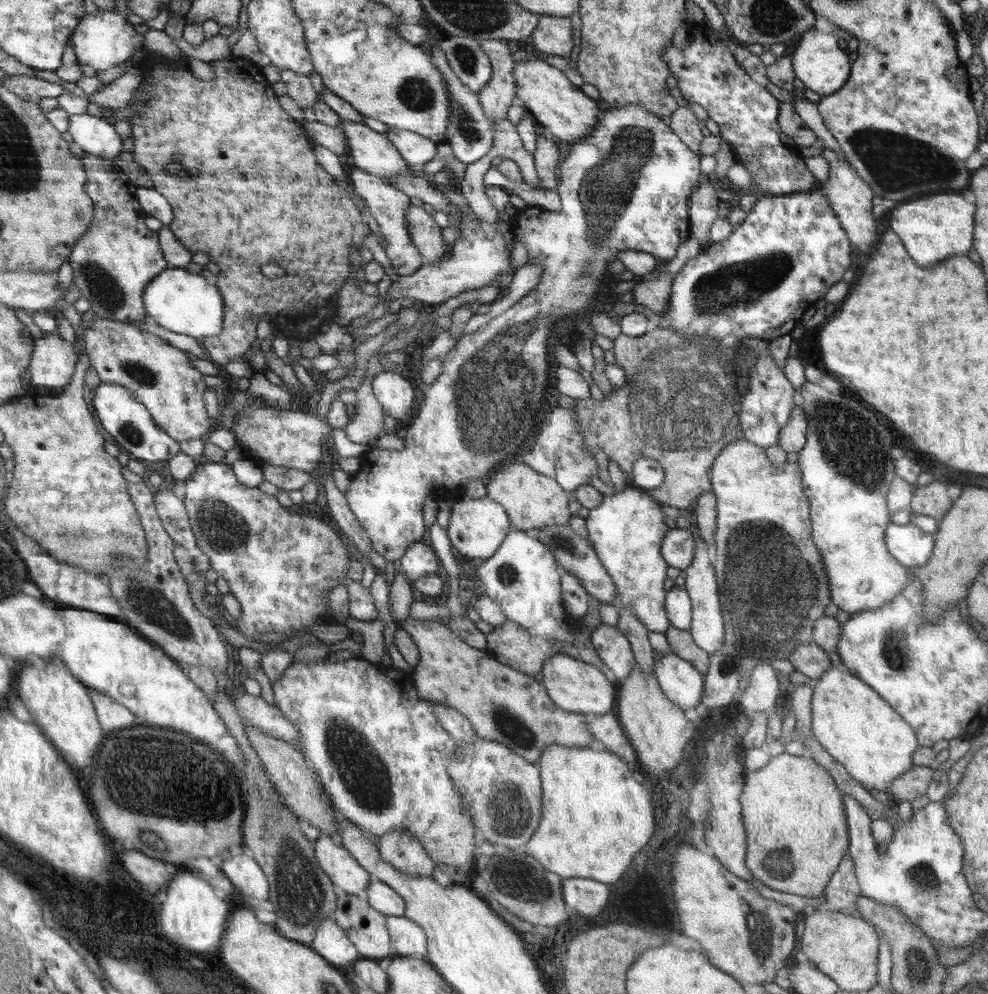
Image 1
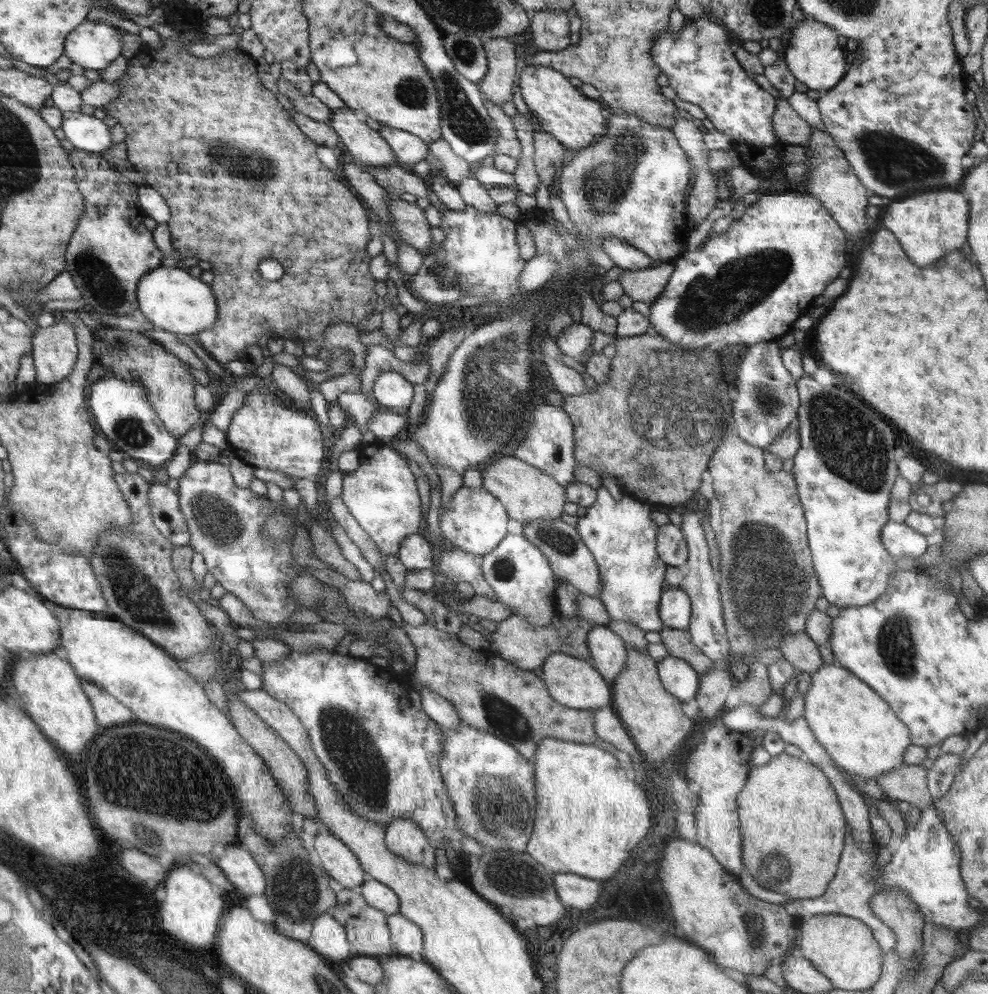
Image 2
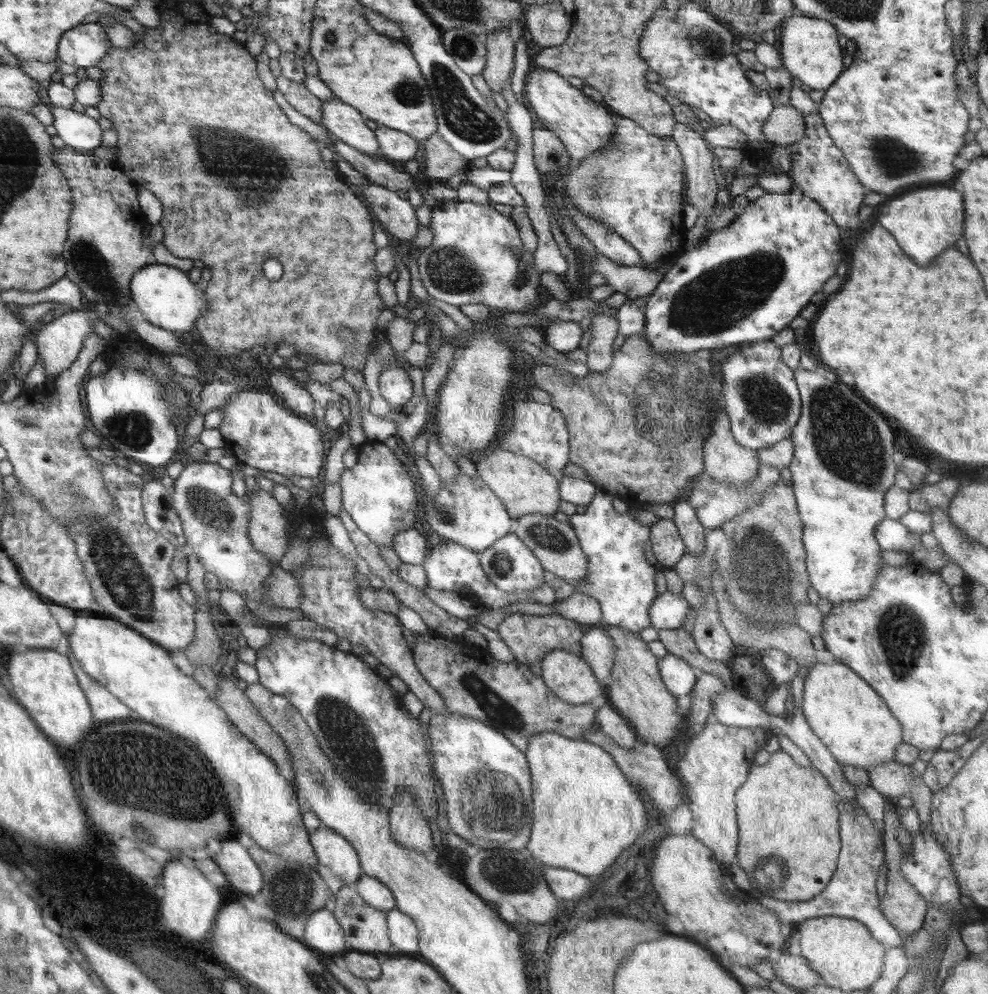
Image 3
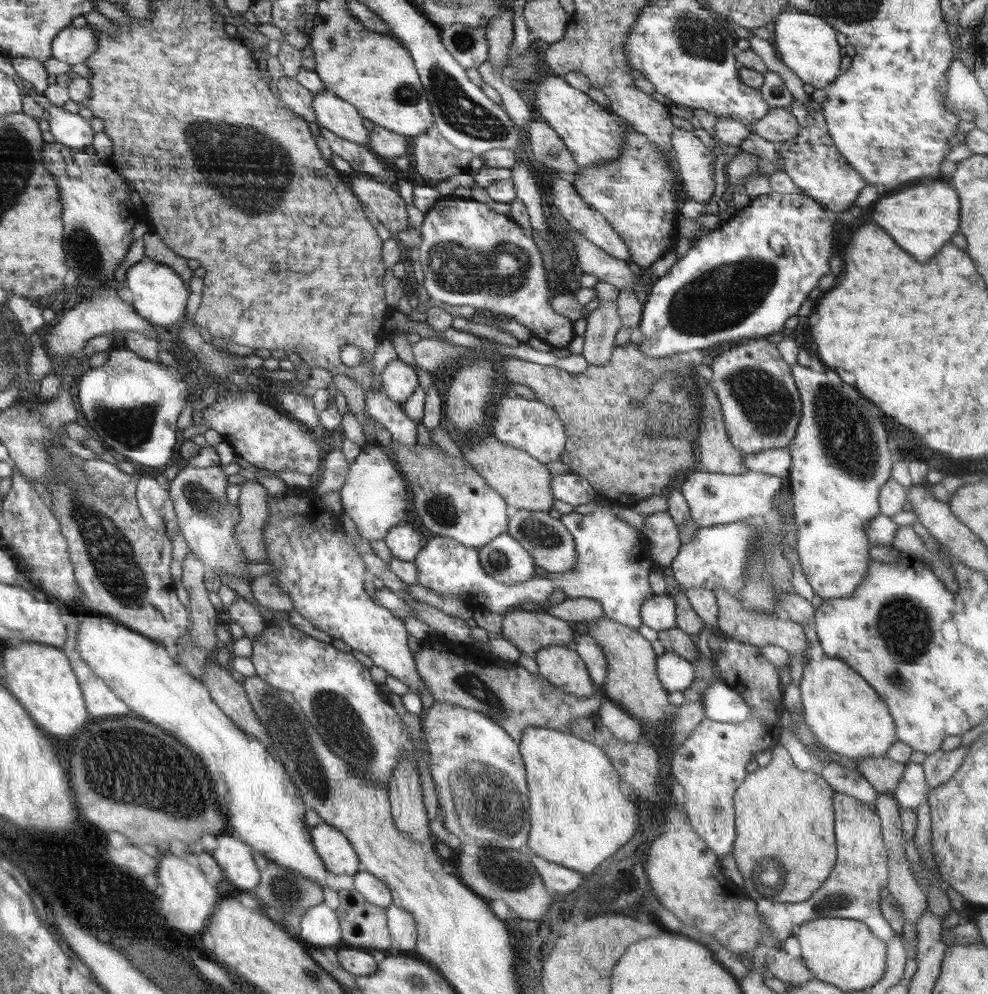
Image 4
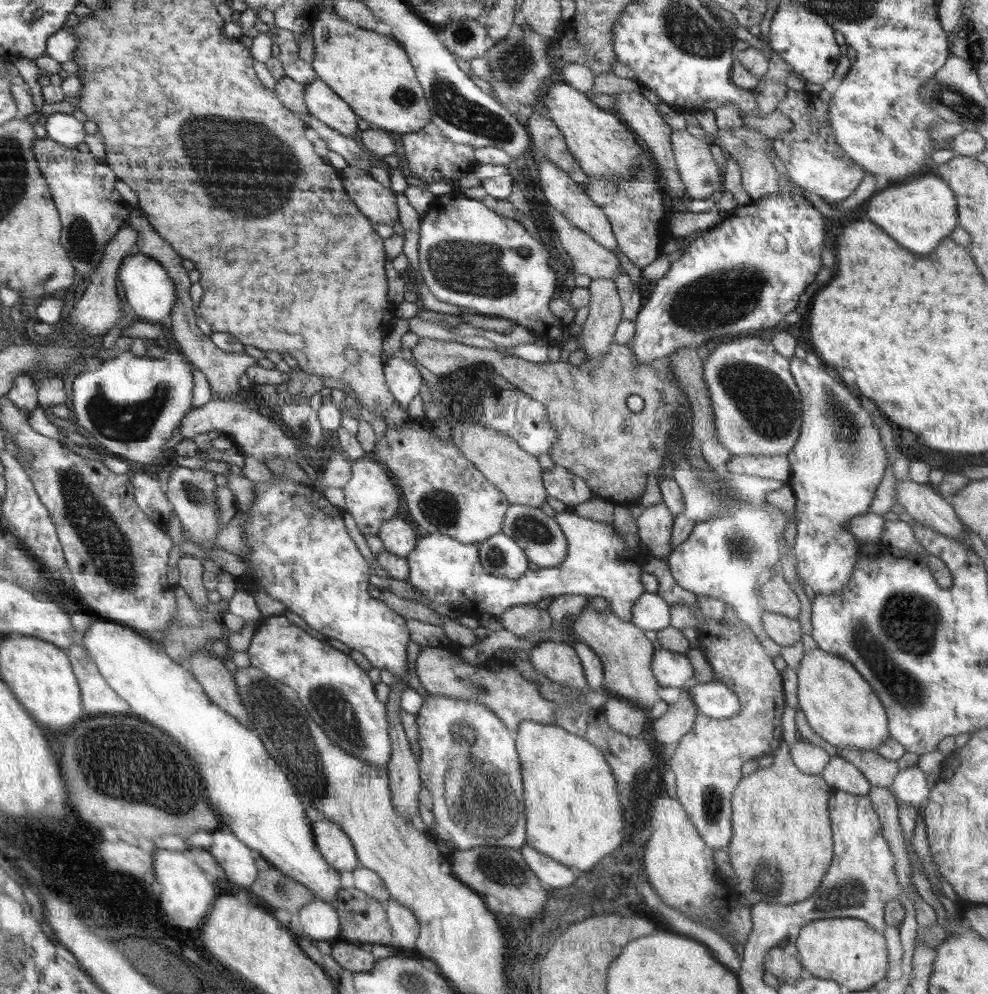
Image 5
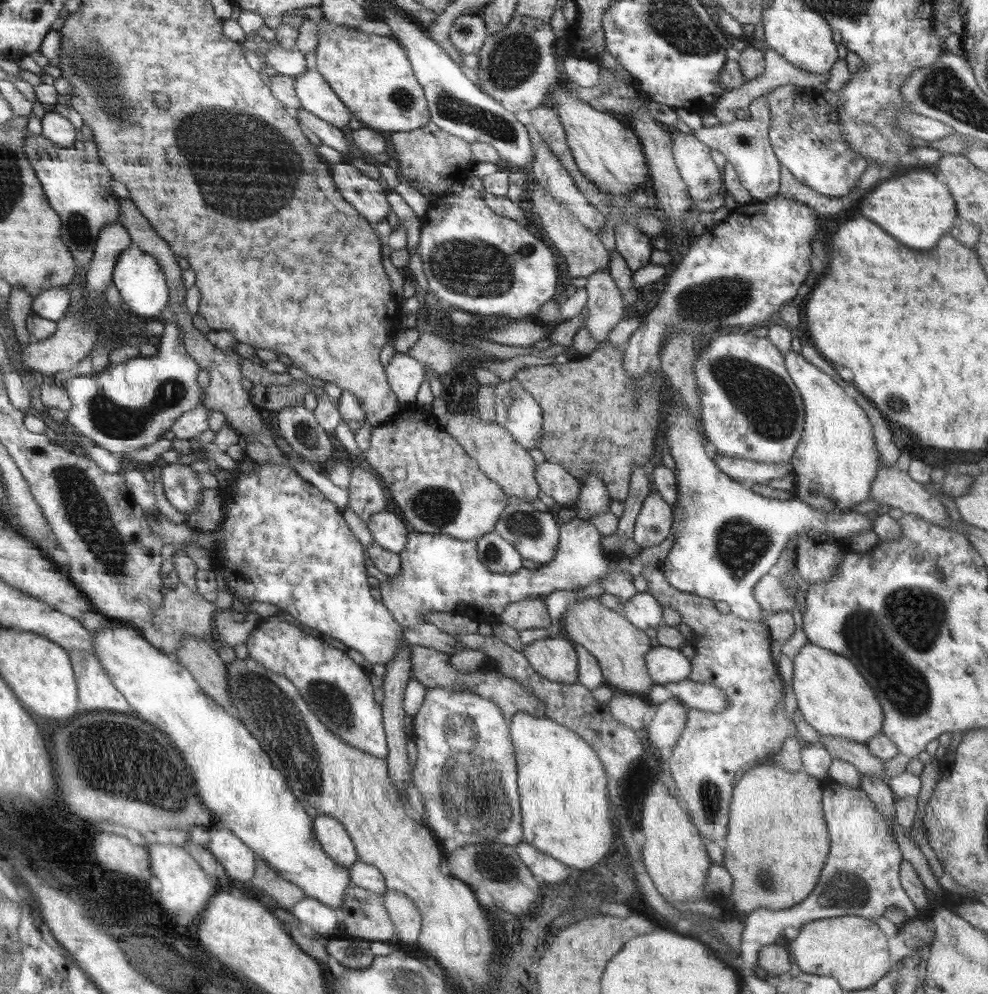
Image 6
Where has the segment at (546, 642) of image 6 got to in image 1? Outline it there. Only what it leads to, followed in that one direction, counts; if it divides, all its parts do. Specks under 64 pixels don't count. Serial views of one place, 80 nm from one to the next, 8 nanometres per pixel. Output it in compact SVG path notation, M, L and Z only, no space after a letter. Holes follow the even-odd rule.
M557 653L545 660L541 671L541 683L548 689L553 700L568 712L605 715L614 711L617 704L618 683L608 681L606 676L593 665Z

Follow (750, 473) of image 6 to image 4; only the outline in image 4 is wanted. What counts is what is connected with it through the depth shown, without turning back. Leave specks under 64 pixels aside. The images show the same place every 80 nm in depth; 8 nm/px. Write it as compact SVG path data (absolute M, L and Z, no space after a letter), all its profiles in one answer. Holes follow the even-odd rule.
M786 447L746 455L746 462L743 462L743 465L748 471L778 476L782 479L789 476L791 461L789 447Z

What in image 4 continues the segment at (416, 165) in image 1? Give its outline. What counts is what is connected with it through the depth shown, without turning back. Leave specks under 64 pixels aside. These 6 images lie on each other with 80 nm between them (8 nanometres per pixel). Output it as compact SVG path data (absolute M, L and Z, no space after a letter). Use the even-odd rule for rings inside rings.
M374 125L369 131L369 149L383 158L397 158L400 155L409 155L410 137L392 132L390 129Z

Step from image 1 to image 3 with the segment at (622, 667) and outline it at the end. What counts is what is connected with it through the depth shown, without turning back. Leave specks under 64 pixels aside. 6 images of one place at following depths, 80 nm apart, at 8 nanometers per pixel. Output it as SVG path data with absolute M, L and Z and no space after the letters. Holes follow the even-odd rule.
M604 626L588 627L588 632L581 638L580 656L587 661L602 684L611 682L610 675L615 661L615 646L607 635Z

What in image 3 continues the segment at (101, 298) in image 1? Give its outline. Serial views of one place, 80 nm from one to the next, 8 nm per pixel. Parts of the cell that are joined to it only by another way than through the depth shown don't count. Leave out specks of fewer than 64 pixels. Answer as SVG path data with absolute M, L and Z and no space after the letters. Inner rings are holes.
M64 147L53 154L53 160L71 188L68 236L62 251L67 277L78 285L89 304L124 308L128 306L125 296L132 296L130 284L134 274L154 262L152 240L142 238L146 216L136 200L138 190L124 171L114 170L104 158L94 154Z

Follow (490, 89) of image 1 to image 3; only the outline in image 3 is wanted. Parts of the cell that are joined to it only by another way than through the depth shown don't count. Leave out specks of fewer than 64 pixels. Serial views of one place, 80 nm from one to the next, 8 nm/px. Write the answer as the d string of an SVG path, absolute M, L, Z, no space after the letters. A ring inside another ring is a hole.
M502 27L483 37L487 48L487 61L481 75L491 90L500 93L502 87L510 83L515 65L516 44L512 40L512 30L510 27Z

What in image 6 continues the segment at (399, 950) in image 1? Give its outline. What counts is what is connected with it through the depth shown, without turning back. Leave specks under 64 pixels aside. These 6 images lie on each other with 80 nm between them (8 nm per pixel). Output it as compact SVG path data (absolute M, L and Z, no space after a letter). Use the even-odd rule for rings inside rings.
M387 890L383 895L392 922L395 924L396 938L404 944L414 944L421 935L422 915L417 904L403 892Z

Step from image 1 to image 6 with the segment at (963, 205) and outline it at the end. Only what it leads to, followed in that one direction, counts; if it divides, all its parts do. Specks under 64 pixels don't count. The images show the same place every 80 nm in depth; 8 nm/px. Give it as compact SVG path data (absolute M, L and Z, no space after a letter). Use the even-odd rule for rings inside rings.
M920 167L906 169L906 174L894 176L890 180L882 180L871 188L860 200L860 212L868 220L882 226L890 232L898 242L916 248L930 250L948 233L958 218L955 200L945 182L939 182L933 169L924 170Z

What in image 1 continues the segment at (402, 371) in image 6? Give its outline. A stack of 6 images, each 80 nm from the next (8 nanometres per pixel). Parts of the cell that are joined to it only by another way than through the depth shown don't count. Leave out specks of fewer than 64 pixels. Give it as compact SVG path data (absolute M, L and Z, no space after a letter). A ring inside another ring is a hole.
M382 371L374 376L372 389L386 415L398 420L410 418L412 406L416 402L414 386L400 374Z

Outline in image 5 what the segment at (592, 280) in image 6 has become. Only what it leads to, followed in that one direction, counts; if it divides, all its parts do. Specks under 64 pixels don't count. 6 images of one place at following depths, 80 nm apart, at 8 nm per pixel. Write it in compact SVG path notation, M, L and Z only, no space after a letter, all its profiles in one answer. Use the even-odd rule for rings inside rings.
M609 278L593 279L587 287L590 290L588 308L590 314L582 327L584 354L587 358L606 356L618 325L623 320L621 298L615 282Z

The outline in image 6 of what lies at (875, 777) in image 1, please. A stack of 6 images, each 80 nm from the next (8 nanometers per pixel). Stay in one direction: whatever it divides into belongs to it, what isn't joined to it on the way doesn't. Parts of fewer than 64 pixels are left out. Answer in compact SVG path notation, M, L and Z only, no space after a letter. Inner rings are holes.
M807 641L793 659L792 690L797 708L820 735L849 738L866 745L872 736L882 733L884 713L874 690L845 656Z

